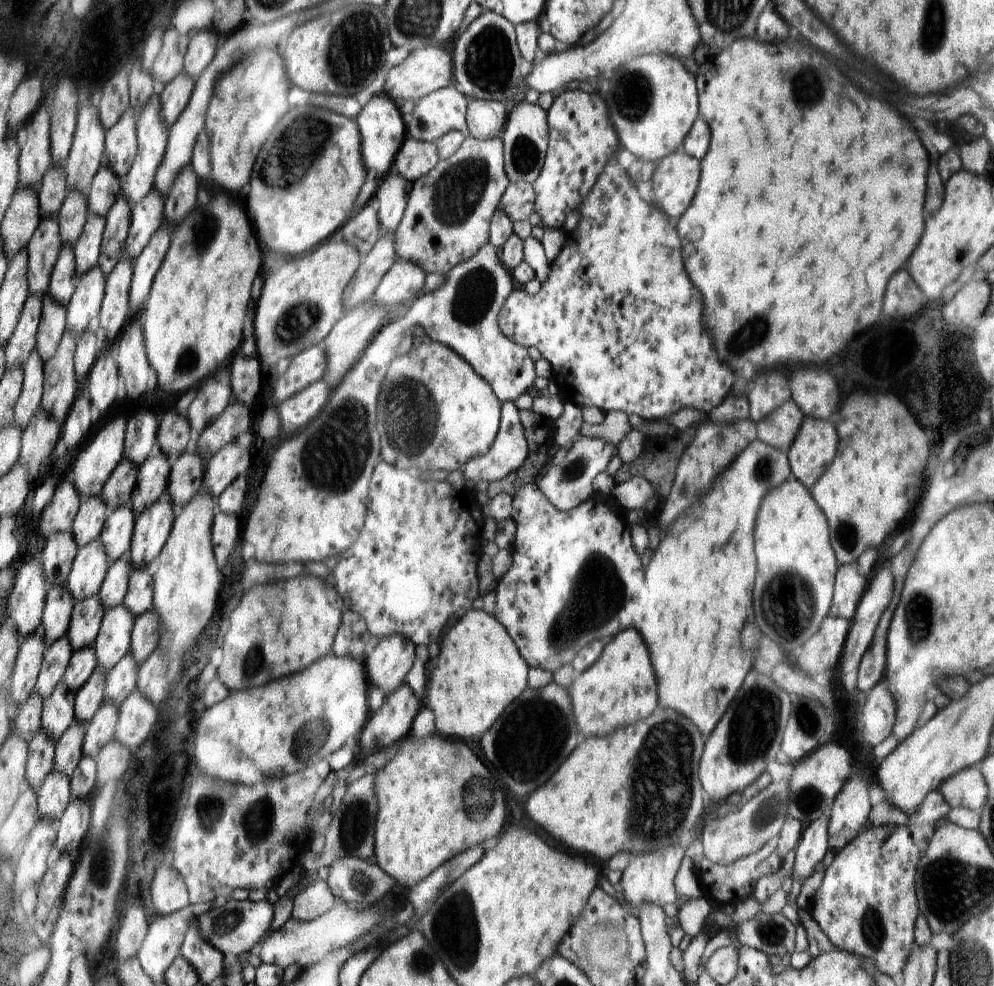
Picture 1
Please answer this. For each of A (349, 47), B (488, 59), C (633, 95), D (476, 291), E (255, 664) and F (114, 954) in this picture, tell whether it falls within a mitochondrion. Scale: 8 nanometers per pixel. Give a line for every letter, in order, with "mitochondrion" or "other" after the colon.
A: mitochondrion
B: mitochondrion
C: mitochondrion
D: mitochondrion
E: mitochondrion
F: other

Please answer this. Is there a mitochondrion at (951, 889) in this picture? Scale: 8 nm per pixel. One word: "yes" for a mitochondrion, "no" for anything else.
yes

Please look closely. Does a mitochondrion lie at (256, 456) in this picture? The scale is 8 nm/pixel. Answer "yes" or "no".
no

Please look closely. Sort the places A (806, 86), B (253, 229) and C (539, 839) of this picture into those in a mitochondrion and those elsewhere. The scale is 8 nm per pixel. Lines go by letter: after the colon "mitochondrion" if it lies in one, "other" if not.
A: mitochondrion
B: other
C: other

